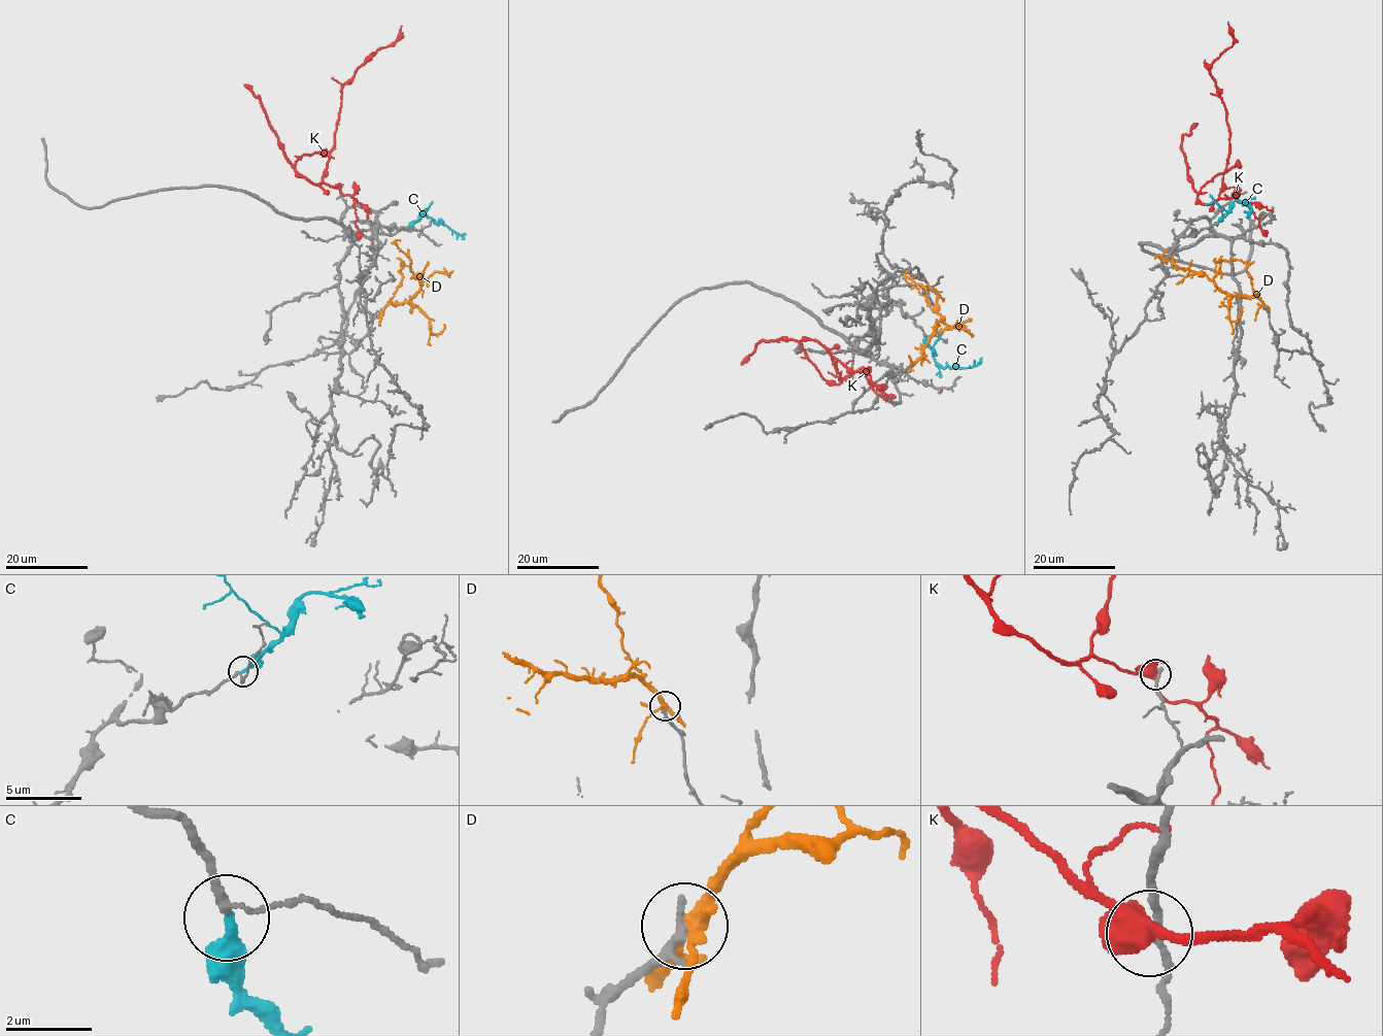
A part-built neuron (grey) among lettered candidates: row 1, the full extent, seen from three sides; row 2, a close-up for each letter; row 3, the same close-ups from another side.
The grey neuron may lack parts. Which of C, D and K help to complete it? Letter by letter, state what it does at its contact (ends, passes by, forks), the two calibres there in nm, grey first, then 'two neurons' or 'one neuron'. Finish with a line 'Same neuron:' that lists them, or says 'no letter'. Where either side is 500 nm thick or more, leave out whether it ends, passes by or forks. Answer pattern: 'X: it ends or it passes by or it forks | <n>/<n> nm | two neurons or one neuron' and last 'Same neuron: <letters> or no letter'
C: it ends | 160/360 nm | one neuron
D: it forks | 170/240 nm | two neurons
K: it forks | 160/440 nm | one neuron
Same neuron: C, K

